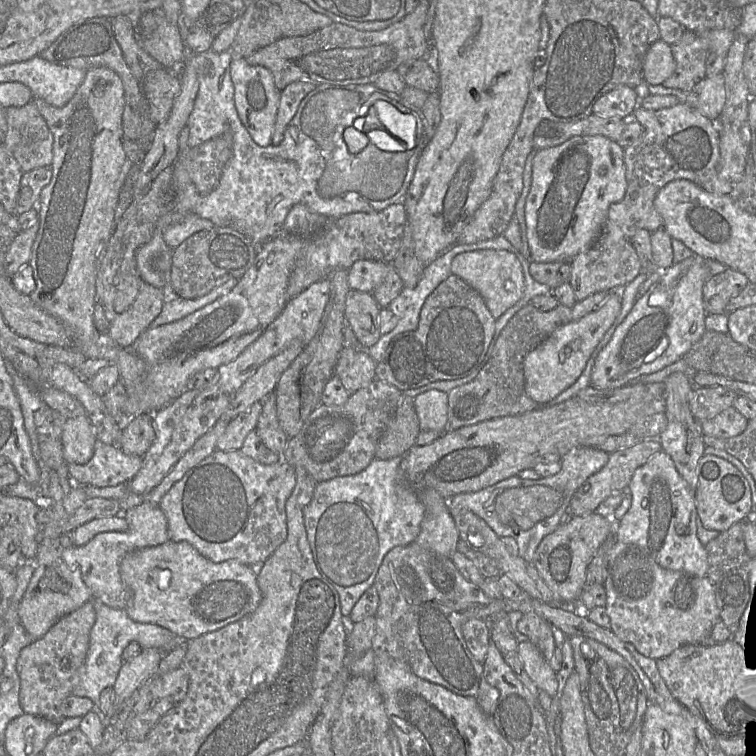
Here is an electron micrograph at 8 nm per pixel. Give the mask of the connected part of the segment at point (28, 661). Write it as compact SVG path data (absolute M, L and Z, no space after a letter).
M87 602L77 610L59 619L49 631L41 638L34 640L24 647L17 660L17 672L20 677L20 705L24 713L42 717L60 723L64 716L60 713L61 703L69 696L81 676L90 640L90 631L95 623L96 613L92 602Z

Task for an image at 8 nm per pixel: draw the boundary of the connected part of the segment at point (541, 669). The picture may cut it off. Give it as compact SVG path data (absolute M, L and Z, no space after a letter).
M519 642L518 654L530 679L541 691L554 697L558 688L556 672L540 650L531 642Z

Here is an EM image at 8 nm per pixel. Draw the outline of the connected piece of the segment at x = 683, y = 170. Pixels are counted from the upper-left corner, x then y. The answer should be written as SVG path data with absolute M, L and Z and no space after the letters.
M683 97L675 106L658 110L638 105L631 118L643 126L644 132L624 149L626 193L622 201L611 204L608 209L608 219L616 223L629 240L638 229L654 232L663 228L654 199L659 190L673 180L687 179L710 193L731 194L735 184L718 174L720 136L716 122L691 107Z

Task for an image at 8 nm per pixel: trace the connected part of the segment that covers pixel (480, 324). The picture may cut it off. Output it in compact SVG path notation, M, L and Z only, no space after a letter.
M451 274L426 298L415 330L396 335L376 367L376 378L400 390L419 388L440 380L457 380L468 376L485 357L495 333L496 320L482 296L463 279Z

